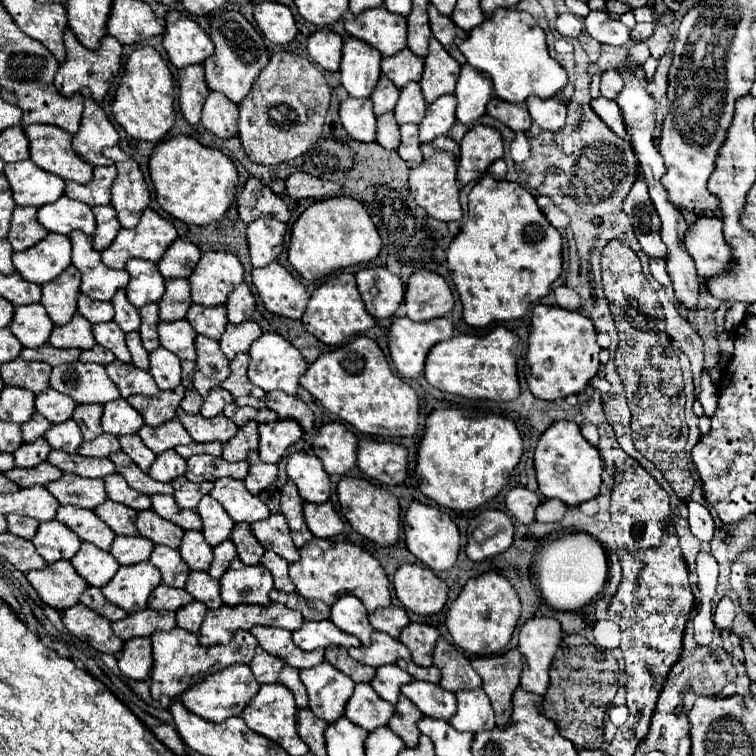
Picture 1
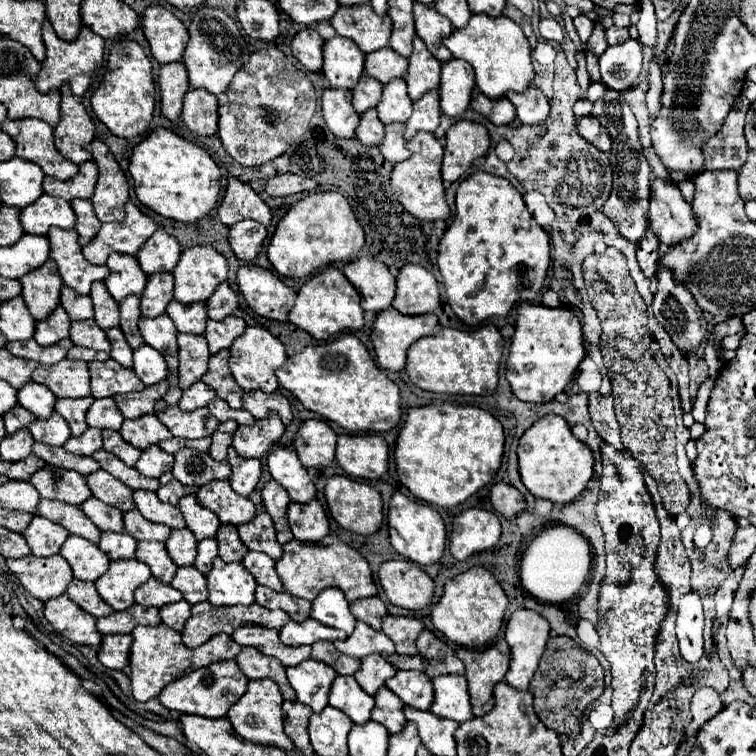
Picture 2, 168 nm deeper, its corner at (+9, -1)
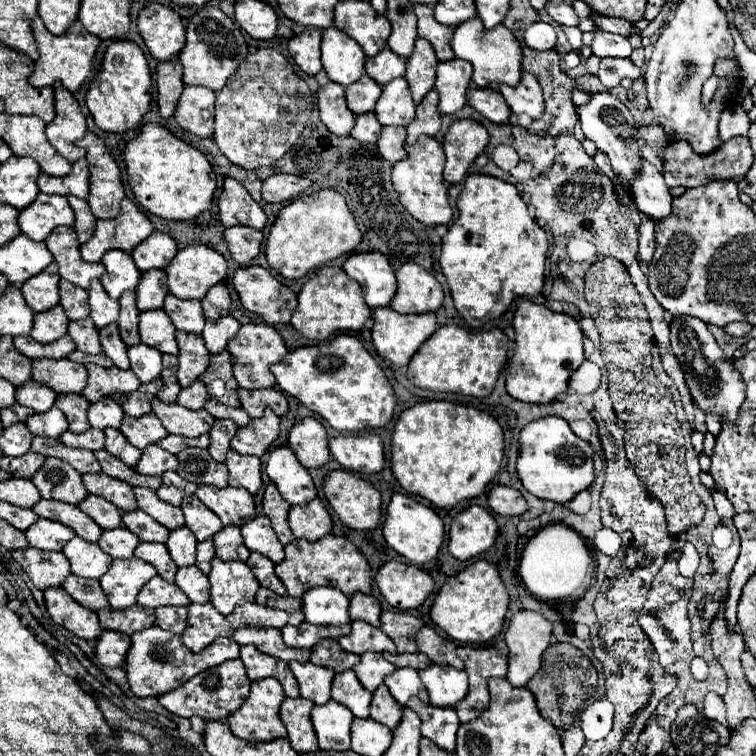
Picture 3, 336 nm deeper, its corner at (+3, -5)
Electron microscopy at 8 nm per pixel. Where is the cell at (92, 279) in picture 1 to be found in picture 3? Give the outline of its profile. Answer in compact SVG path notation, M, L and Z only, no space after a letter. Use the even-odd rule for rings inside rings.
M57 226L49 238L45 240L49 252L53 254L55 262L59 264L61 278L69 280L75 286L89 288L91 278L103 276L103 264L89 264L81 260L79 254L79 240L71 226Z

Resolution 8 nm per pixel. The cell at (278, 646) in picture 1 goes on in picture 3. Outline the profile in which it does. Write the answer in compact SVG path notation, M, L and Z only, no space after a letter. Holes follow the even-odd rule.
M239 628L233 634L233 640L237 644L253 644L257 650L261 650L263 654L275 656L283 662L309 662L309 650L307 648L289 648L283 638L281 638L281 630L279 628Z

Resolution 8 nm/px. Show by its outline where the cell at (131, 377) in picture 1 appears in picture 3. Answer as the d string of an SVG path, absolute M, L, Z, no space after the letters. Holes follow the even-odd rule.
M87 364L89 380L87 386L81 390L81 396L89 402L101 400L103 396L109 396L111 392L135 392L141 382L131 370L121 368L101 368L97 364Z

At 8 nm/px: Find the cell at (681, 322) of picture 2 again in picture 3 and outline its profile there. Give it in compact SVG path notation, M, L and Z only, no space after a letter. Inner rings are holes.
M683 316L683 320L671 322L671 348L677 356L681 370L685 374L685 382L693 396L693 402L703 410L711 412L719 418L719 422L739 424L739 408L745 400L745 384L739 372L733 366L733 360L725 356L725 352L715 342L709 328L695 318Z

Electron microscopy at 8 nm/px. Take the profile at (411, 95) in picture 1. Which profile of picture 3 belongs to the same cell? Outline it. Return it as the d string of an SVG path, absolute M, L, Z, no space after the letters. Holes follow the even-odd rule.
M395 78L383 88L375 104L375 116L383 126L411 124L411 120L415 118L415 104L411 100L411 90L407 88L407 80Z

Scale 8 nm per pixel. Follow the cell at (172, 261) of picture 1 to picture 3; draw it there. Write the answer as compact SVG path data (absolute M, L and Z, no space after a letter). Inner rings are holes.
M153 230L153 234L137 244L131 250L131 256L135 260L135 266L145 272L151 268L165 268L177 252L177 244L169 234L163 234L159 230Z

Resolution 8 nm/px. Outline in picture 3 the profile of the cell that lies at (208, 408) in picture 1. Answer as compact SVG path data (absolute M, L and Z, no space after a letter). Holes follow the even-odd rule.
M195 380L189 388L183 388L177 396L177 402L189 410L203 408L207 400L209 400L209 394L207 394L207 388L201 380Z

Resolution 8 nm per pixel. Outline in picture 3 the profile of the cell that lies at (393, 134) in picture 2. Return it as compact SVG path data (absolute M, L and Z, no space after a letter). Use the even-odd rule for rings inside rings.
M383 126L381 138L377 142L379 154L391 164L403 160L405 156L405 128L403 126Z

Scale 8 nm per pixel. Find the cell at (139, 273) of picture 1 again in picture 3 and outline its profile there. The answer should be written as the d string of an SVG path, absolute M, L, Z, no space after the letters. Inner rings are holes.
M111 250L101 258L101 264L105 266L101 284L111 298L119 298L125 290L137 288L141 272L133 264L133 258L129 252Z

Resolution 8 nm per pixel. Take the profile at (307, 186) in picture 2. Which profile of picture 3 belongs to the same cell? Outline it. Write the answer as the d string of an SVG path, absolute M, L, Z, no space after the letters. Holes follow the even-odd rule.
M273 174L263 182L261 196L269 204L279 204L297 198L299 194L307 192L313 186L309 178L295 176L295 174Z

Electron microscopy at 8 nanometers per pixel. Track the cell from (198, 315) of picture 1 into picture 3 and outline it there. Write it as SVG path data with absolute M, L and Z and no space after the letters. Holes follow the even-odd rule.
M167 294L163 310L173 320L177 330L201 334L203 324L205 324L205 316L203 316L201 304L197 300L181 300L181 298Z

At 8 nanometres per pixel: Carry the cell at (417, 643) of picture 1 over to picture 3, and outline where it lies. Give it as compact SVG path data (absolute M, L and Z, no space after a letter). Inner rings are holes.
M383 612L381 614L381 630L397 644L399 654L417 652L415 634L421 628L423 628L423 620L407 612Z

